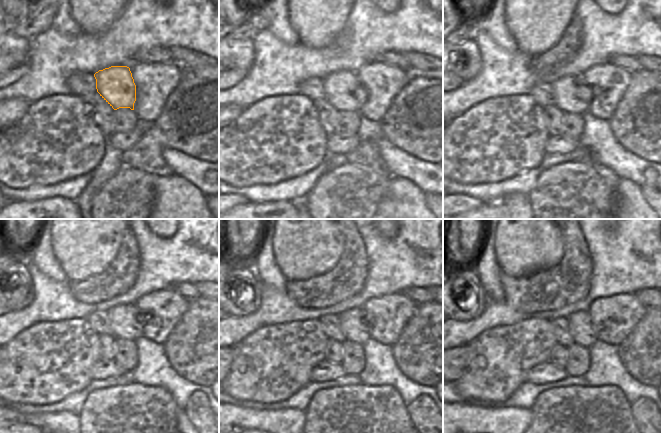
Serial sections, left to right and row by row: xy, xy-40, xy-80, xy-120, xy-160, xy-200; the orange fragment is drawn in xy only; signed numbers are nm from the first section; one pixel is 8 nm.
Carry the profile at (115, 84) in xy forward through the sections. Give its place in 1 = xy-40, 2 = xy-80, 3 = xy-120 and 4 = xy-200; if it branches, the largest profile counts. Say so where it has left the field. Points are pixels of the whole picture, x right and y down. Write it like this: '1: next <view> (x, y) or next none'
1: next xy-40 (343, 90)
2: next xy-80 (571, 94)
3: next xy-120 (125, 321)
4: next xy-200 (581, 330)

